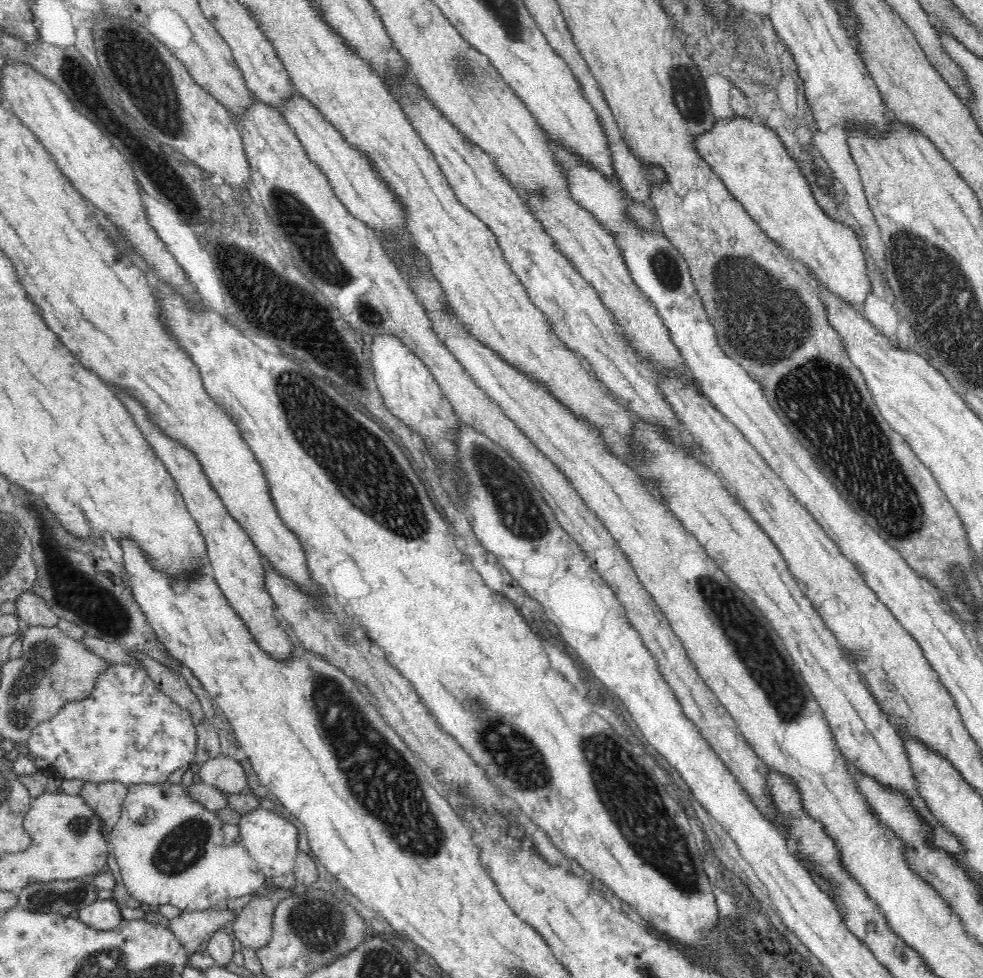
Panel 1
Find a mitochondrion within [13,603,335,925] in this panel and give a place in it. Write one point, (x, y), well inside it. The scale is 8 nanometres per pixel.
(184, 847)

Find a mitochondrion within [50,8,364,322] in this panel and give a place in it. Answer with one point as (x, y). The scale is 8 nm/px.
(133, 60)

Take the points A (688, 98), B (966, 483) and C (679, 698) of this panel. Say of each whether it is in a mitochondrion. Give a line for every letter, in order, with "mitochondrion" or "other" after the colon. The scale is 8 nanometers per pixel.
A: mitochondrion
B: other
C: other

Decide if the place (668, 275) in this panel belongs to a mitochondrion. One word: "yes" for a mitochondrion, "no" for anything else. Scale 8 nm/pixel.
yes

